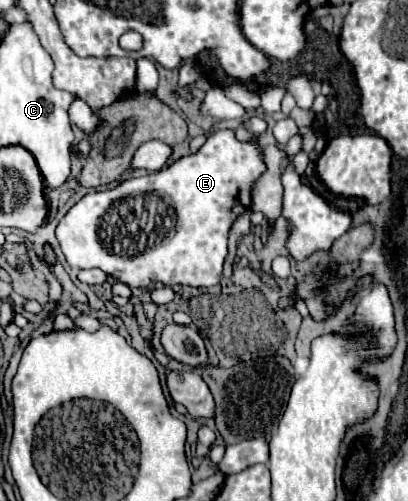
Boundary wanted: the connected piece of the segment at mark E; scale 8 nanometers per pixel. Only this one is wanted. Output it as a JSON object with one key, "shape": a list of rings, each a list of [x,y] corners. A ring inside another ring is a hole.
{"shape":[[[254,114],[244,120],[242,126],[252,134],[252,140],[240,142],[232,128],[220,128],[208,134],[198,152],[180,156],[152,175],[124,180],[112,190],[86,194],[56,228],[56,238],[66,262],[72,268],[100,268],[130,288],[148,288],[150,282],[190,288],[216,286],[222,278],[232,226],[240,214],[250,210],[252,186],[266,170],[264,148],[260,144],[260,136],[268,130],[266,120]],[[128,194],[144,196],[144,206],[148,206],[146,218],[152,210],[150,206],[158,206],[148,218],[150,240],[134,240],[134,232],[126,228],[122,216],[116,214],[116,218],[110,218],[110,214],[106,214],[112,202],[120,198],[120,202],[124,202]]]}

